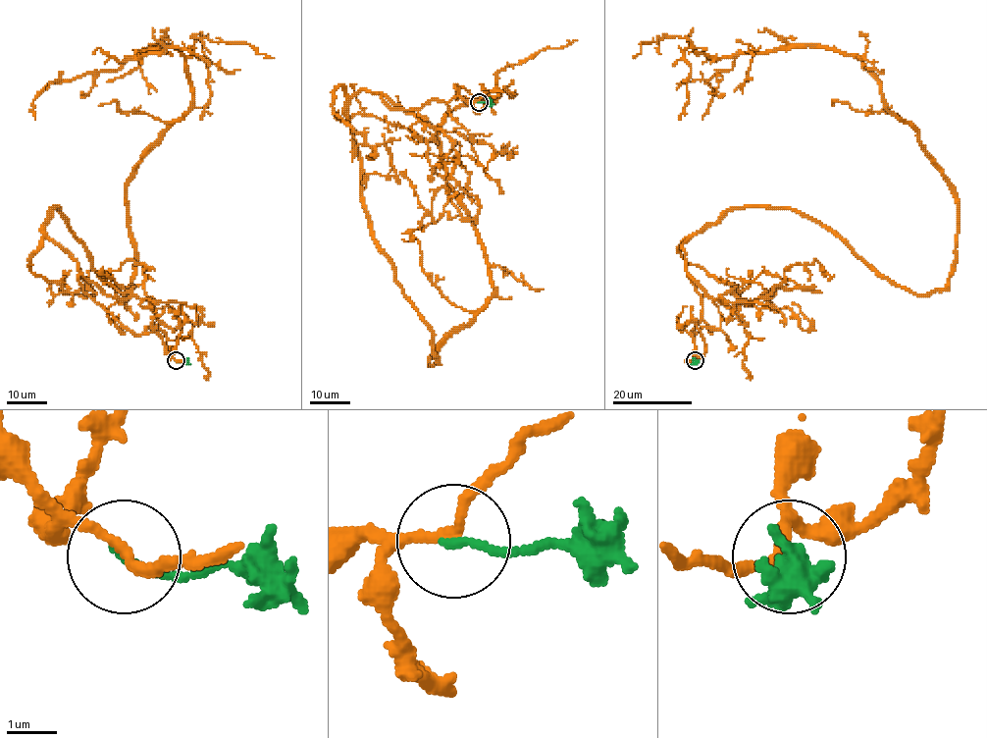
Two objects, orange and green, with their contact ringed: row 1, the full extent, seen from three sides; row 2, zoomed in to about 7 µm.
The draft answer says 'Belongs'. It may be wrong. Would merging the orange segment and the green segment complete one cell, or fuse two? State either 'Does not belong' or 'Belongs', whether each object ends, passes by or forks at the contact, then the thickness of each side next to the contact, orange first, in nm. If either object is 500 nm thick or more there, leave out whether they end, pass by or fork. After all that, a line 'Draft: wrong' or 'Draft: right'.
Does not belong. At the ring orange passes by. At the ring green ends. Thickness 200 nm (orange) against 160 nm
Draft: wrong

